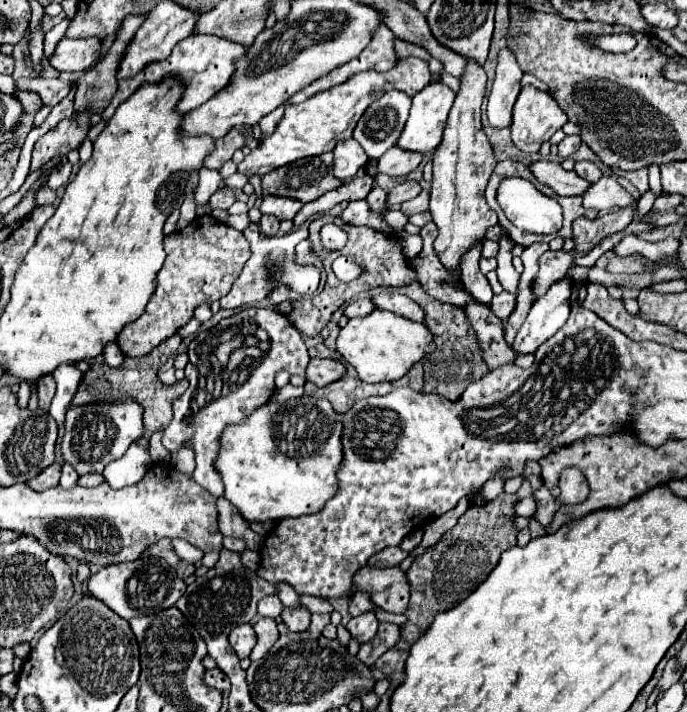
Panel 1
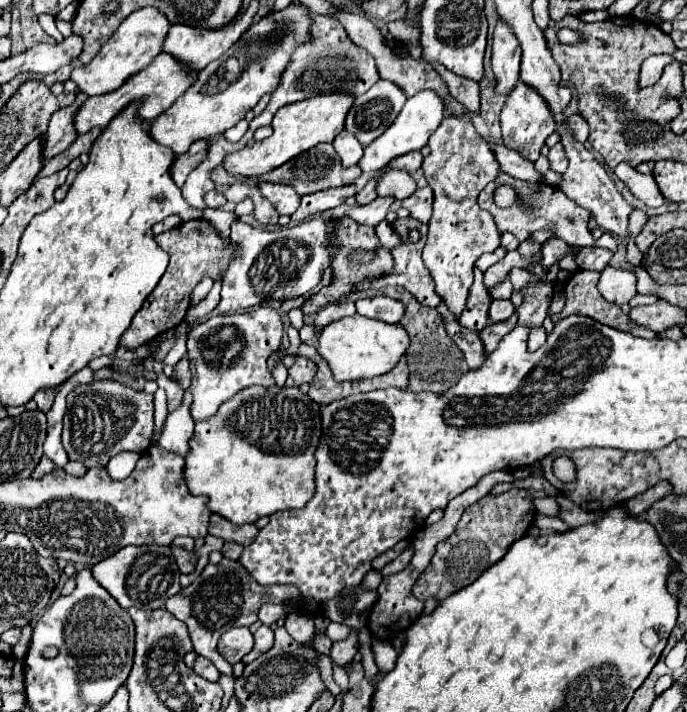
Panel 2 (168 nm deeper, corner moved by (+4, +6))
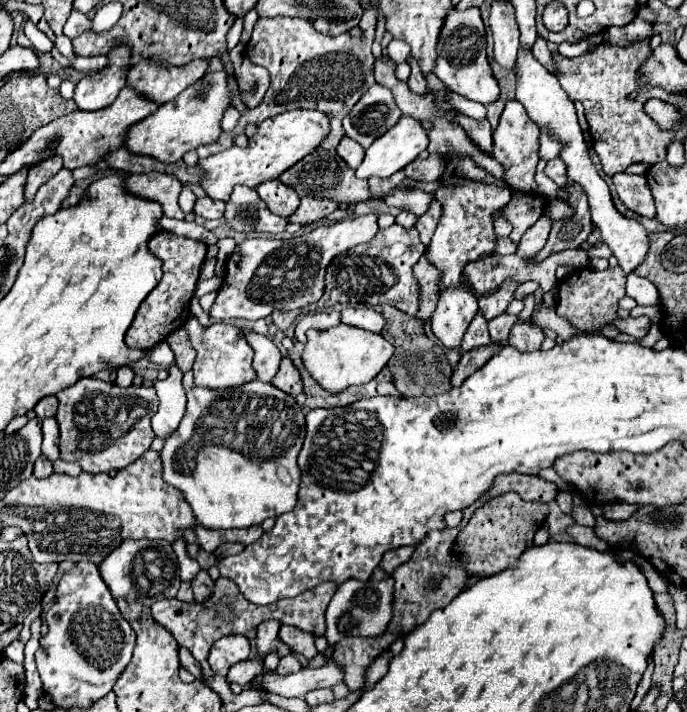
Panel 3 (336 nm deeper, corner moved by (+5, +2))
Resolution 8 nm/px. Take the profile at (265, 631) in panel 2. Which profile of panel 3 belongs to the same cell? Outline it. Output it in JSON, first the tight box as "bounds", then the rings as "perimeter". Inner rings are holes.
{"bounds":[228,657,264,687],"perimeter":[[[252,657],[252,659],[246,659],[242,663],[236,663],[230,671],[228,671],[228,683],[240,683],[242,687],[246,687],[252,677],[256,677],[258,673],[264,671],[264,661],[258,661],[258,657]]]}

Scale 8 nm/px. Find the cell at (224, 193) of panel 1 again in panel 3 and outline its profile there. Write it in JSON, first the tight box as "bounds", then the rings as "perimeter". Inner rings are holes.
{"bounds":[194,197,226,219],"perimeter":[[[202,197],[196,199],[194,211],[206,219],[220,219],[224,215],[224,207],[226,207],[224,201],[212,201],[210,197]]]}

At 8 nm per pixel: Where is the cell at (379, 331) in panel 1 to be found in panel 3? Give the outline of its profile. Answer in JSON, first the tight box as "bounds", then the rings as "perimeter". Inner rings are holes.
{"bounds":[304,325,394,393],"perimeter":[[[338,325],[326,331],[310,329],[306,333],[306,349],[304,349],[304,365],[312,371],[312,377],[330,393],[340,393],[352,385],[364,385],[372,381],[394,355],[394,347],[380,335],[364,329],[356,329],[352,325]]]}

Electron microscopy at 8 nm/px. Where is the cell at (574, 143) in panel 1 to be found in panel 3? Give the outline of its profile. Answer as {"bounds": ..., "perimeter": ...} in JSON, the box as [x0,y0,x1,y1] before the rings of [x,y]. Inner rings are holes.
{"bounds":[544,159,566,185],"perimeter":[[[550,159],[548,163],[546,163],[546,169],[544,169],[544,173],[556,183],[556,185],[564,185],[564,181],[566,181],[566,169],[564,169],[564,161],[562,159]]]}

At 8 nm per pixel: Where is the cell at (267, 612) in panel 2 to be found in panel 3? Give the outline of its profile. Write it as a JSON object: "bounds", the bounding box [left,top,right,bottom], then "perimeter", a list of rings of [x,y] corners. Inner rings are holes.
{"bounds":[256,619,290,657],"perimeter":[[[268,619],[268,621],[262,621],[258,625],[258,637],[256,637],[256,645],[258,645],[258,655],[264,657],[268,655],[270,651],[278,651],[280,657],[288,655],[290,647],[288,645],[282,645],[282,641],[278,639],[278,629],[280,629],[280,621],[276,619]]]}

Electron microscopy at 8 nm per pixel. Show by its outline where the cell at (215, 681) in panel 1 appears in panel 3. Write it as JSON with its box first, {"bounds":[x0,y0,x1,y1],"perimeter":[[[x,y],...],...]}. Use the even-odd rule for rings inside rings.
{"bounds":[180,647,202,679],"perimeter":[[[180,647],[180,665],[186,667],[196,679],[202,679],[202,667],[200,667],[200,663],[186,649],[182,649],[182,647]]]}

